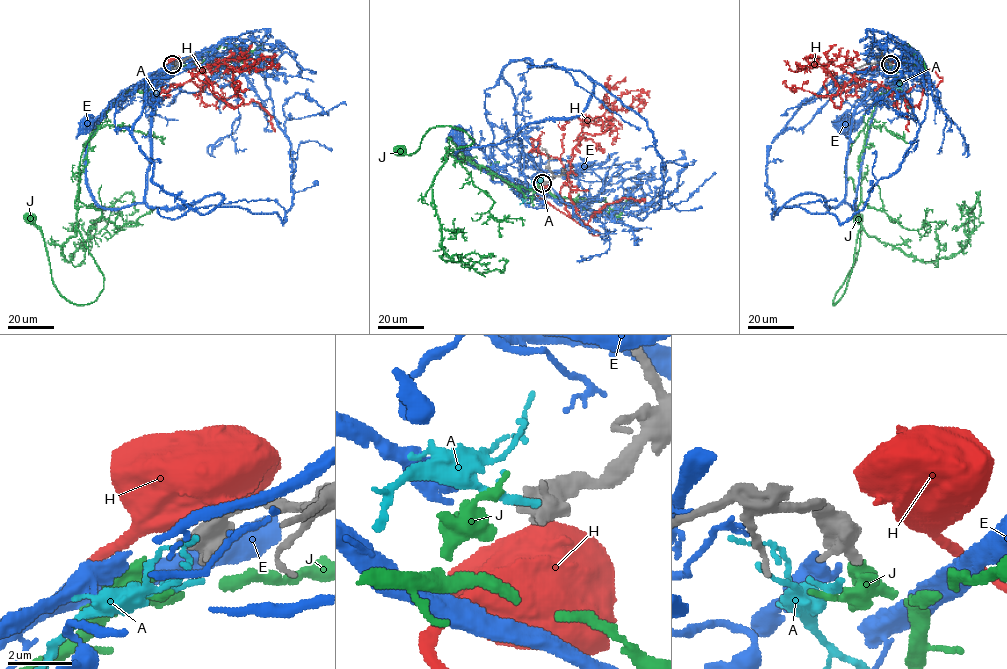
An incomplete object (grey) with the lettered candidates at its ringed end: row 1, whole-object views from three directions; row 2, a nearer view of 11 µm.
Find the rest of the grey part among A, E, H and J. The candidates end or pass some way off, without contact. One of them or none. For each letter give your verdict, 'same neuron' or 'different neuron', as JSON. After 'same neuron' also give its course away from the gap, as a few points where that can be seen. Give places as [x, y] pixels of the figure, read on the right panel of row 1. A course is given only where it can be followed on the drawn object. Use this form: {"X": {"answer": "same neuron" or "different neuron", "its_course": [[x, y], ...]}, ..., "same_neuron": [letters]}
{"A": {"answer": "different neuron"}, "E": {"answer": "different neuron"}, "H": {"answer": "different neuron"}, "J": {"answer": "same neuron", "its_course": [[891, 65], [900, 87], [882, 92], [847, 157], [861, 228], [847, 288], [833, 304], [855, 261], [858, 217]]}, "same_neuron": ["J"]}

